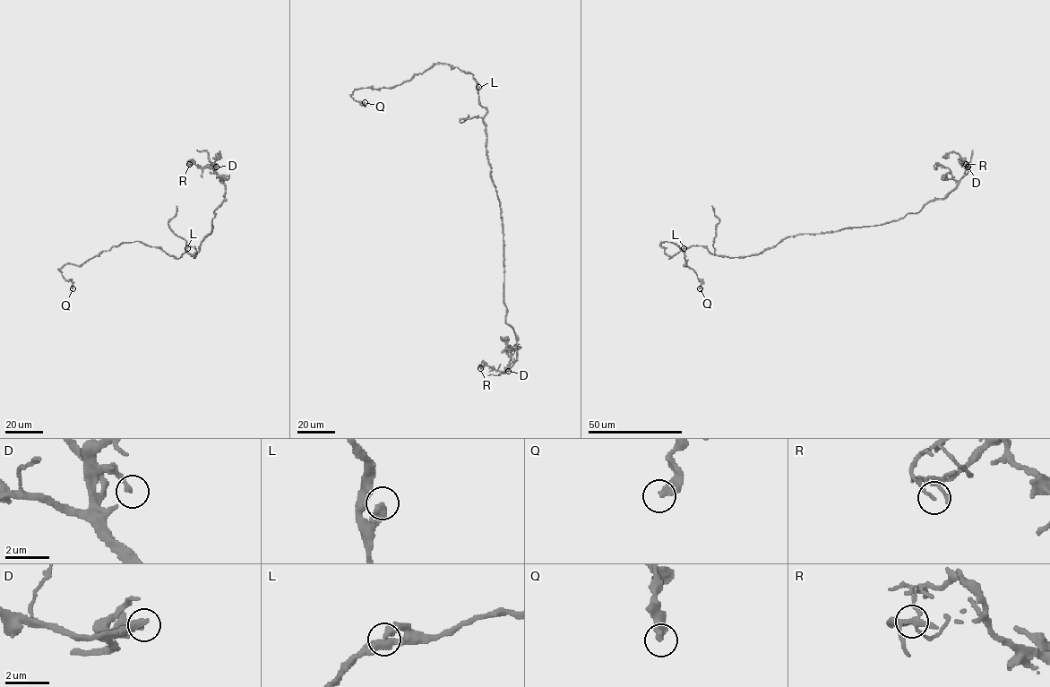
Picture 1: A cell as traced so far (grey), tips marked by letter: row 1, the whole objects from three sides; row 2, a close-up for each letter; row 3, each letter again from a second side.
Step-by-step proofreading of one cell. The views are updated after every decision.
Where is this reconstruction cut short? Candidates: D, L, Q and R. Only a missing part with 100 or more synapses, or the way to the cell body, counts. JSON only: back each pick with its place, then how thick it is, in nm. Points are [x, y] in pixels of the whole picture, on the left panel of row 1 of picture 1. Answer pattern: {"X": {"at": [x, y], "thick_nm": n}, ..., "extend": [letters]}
{"extend": []}

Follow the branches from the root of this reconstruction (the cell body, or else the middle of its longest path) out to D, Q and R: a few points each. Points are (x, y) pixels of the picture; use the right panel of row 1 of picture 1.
D: (761, 252), (798, 234), (875, 226), (917, 213), (928, 202), (943, 199), (968, 172), (968, 167)
Q: (761, 252), (728, 257), (692, 245), (670, 258), (660, 246), (664, 241), (684, 252), (700, 288)
R: (761, 252), (798, 234), (875, 226), (917, 213), (956, 186), (968, 169), (959, 164), (966, 164)

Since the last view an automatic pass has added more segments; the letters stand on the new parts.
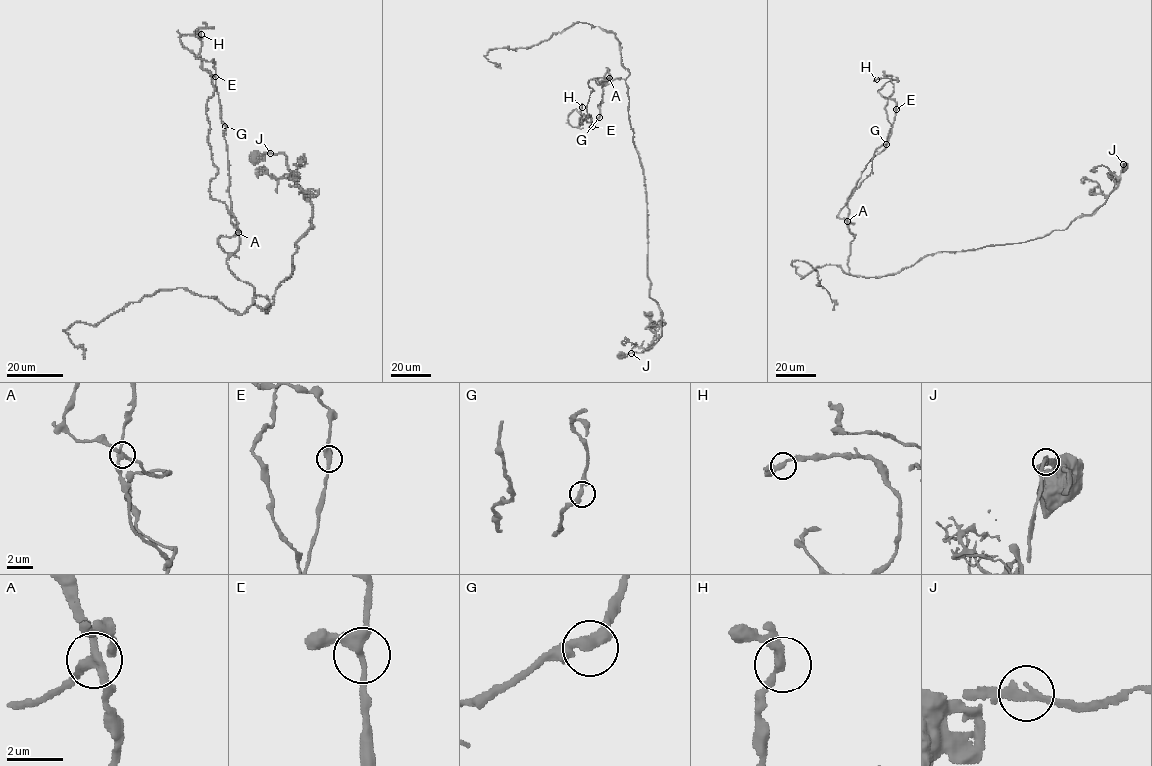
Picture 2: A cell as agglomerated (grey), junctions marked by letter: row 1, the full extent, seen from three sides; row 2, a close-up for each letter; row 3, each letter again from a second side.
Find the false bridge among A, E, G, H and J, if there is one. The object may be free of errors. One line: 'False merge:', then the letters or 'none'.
False merge: A

